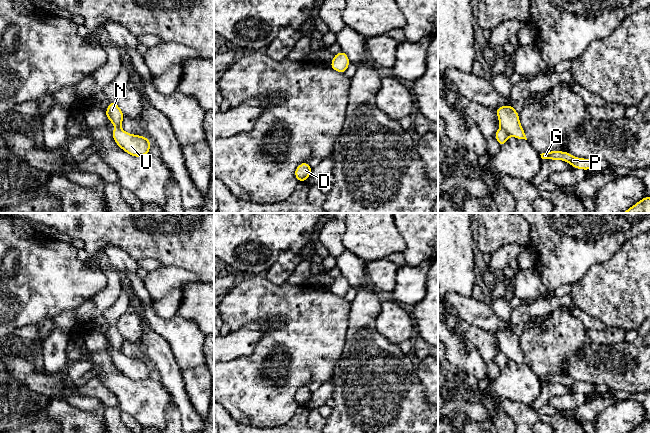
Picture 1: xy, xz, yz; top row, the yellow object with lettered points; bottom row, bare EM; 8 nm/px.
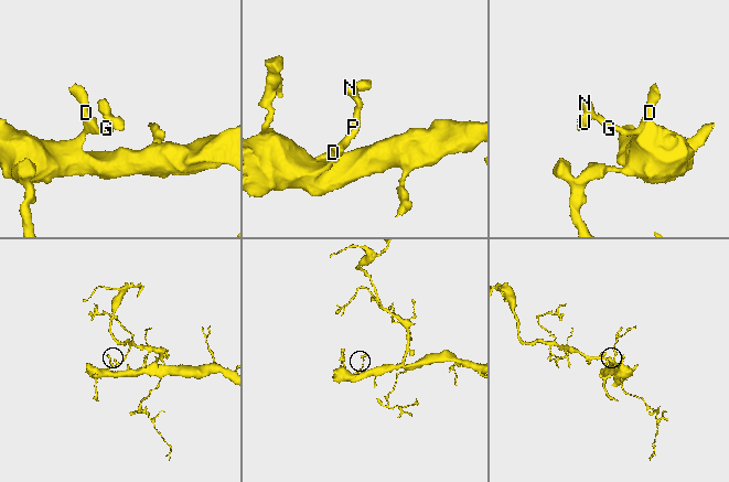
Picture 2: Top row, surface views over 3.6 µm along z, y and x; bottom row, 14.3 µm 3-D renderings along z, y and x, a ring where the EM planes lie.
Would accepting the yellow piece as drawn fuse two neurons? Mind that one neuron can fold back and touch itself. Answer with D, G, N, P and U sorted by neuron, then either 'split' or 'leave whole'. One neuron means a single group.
D G N P / U; split

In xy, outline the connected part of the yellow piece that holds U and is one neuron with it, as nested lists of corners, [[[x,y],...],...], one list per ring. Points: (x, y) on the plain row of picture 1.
[[[117,351],[111,358],[116,368],[128,378],[134,381],[143,381],[149,378],[151,366],[148,362],[129,358]]]

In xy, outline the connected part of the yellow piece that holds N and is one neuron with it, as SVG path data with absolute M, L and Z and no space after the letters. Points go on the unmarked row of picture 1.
M110 326L105 337L106 342L108 342L115 351L121 352L121 348L125 339L116 326Z

